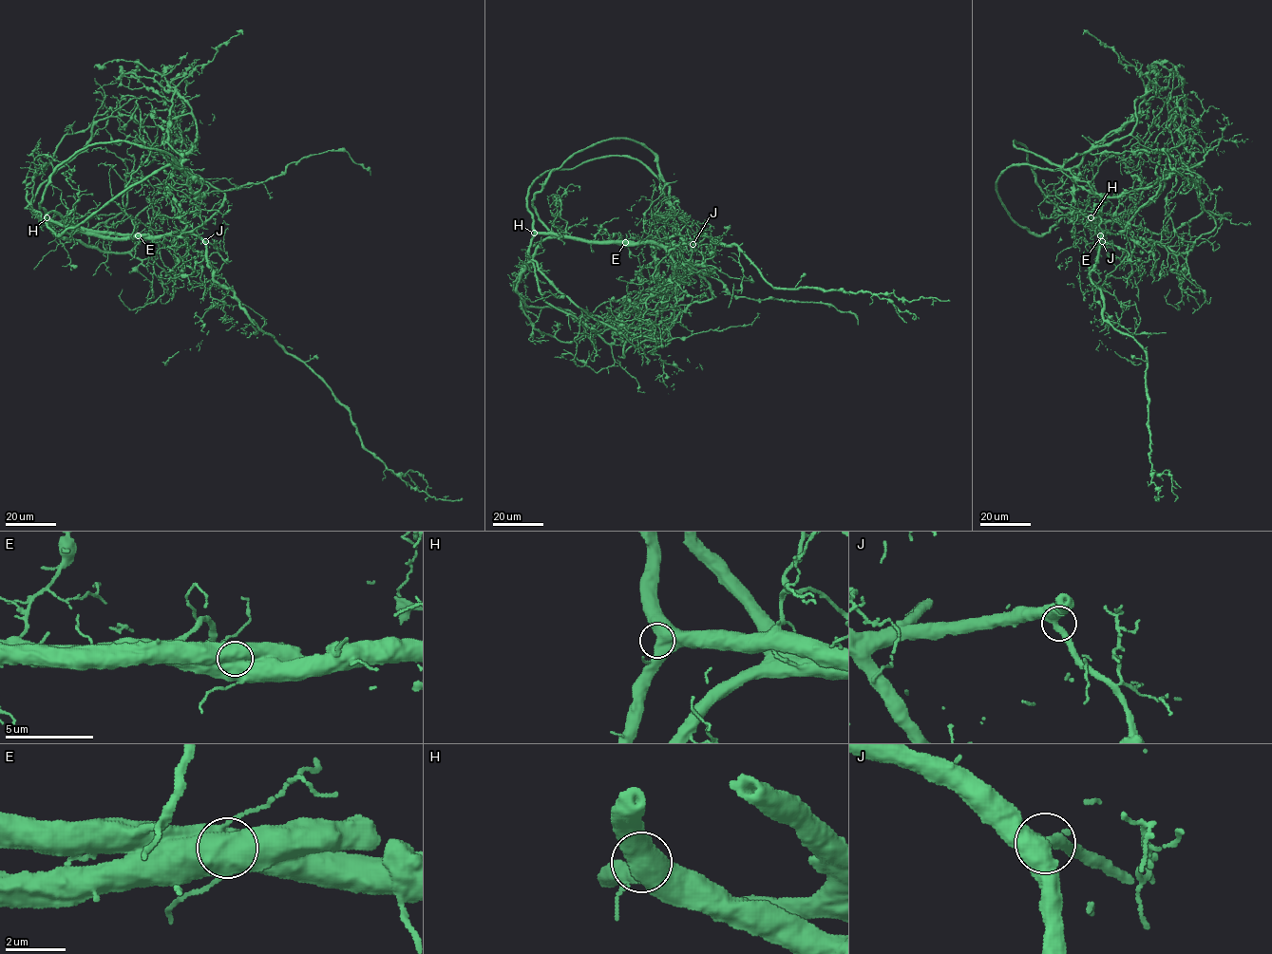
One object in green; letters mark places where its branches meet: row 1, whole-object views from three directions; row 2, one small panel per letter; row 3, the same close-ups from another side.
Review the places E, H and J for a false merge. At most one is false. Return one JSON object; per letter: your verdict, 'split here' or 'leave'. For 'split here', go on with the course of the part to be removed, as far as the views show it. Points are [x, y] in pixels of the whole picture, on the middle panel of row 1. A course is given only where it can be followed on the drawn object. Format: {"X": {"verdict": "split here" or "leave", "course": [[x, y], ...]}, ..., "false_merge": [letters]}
{"E": {"verdict": "split here", "course": [[624, 242], [540, 233], [527, 190], [547, 171], [637, 159], [701, 272], [733, 295], [824, 303], [858, 325]]}, "H": {"verdict": "leave"}, "J": {"verdict": "leave"}, "false_merge": ["E"]}

